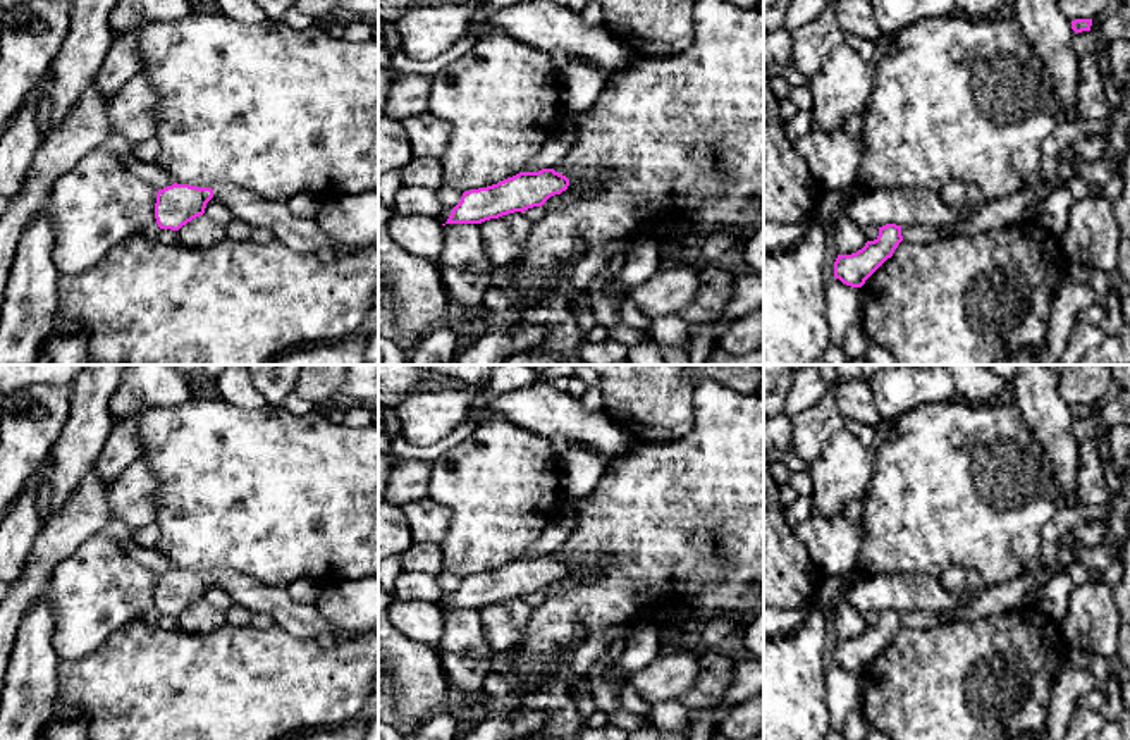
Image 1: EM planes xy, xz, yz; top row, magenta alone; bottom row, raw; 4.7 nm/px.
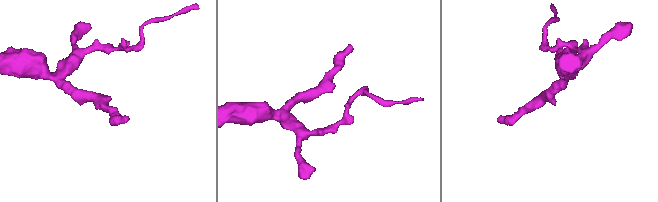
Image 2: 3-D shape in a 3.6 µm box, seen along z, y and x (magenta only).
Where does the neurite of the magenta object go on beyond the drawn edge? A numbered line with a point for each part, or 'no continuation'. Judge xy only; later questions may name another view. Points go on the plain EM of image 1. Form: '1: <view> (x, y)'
1: xy (303, 620)

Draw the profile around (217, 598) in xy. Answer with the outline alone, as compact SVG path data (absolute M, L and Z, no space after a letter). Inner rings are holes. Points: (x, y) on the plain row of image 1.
M213 583L206 589L205 601L206 604L222 613L225 613L234 604L230 595Z

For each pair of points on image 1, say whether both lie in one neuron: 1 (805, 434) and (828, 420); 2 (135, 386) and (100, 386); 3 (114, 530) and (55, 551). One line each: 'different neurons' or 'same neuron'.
1: same neuron
2: different neurons
3: different neurons

